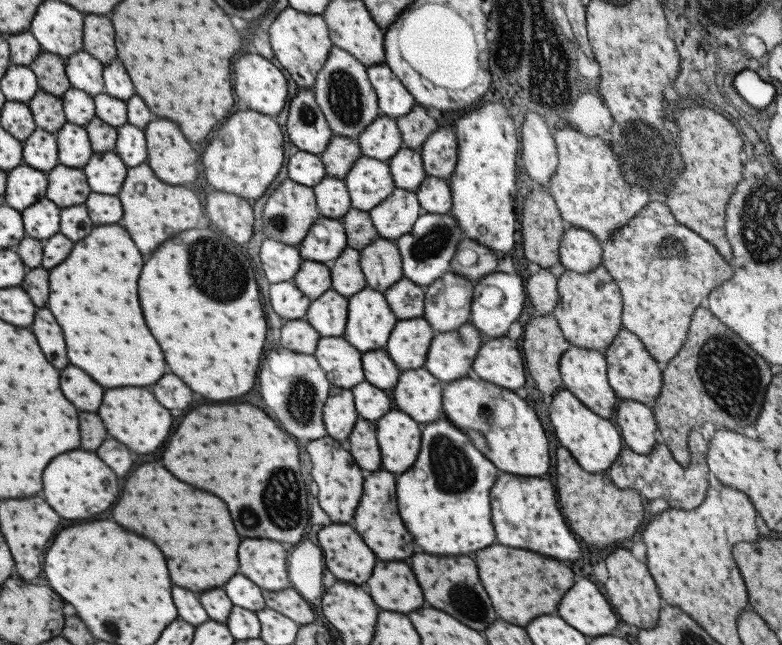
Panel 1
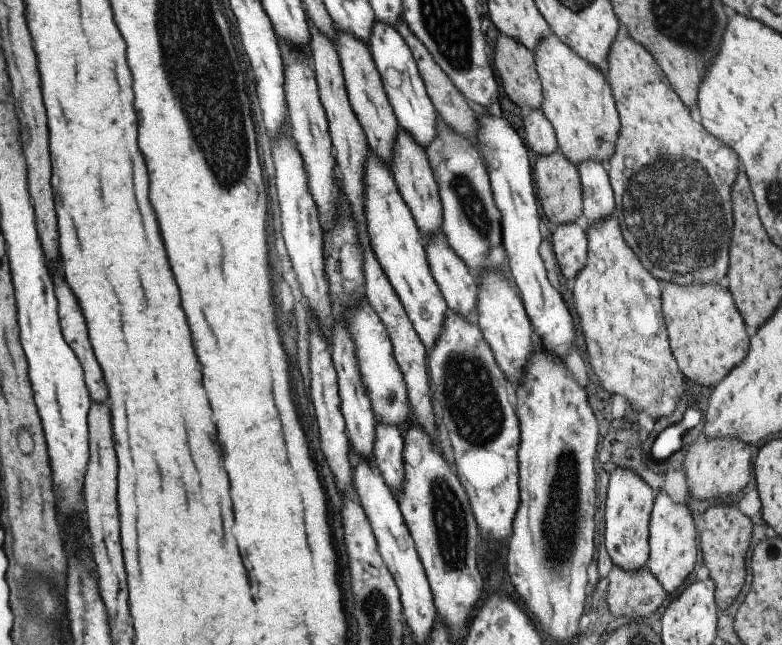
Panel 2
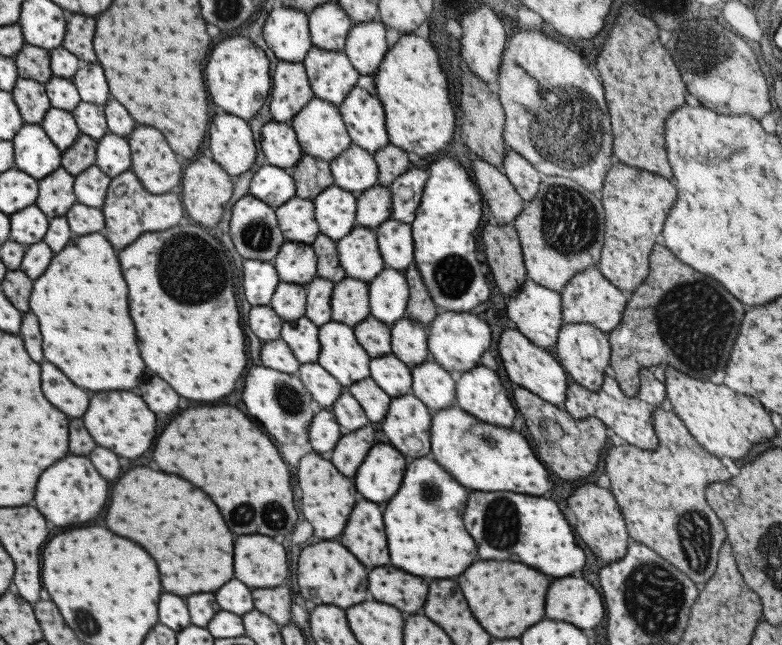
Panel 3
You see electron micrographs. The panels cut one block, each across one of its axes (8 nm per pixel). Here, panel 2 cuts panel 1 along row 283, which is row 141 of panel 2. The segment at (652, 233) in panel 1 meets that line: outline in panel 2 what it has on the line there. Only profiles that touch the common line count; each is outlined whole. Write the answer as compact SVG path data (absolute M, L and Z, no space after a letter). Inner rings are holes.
M625 34L623 38L613 39L613 44L609 48L609 56L605 58L607 62L607 74L605 75L609 88L611 89L614 105L618 114L619 134L615 142L615 152L605 163L609 184L614 198L613 216L619 224L621 236L629 250L637 256L639 264L655 278L679 286L689 286L689 284L719 284L722 276L725 276L729 264L729 242L733 230L733 210L731 204L731 186L735 182L735 172L737 172L737 158L729 146L725 146L718 138L713 138L707 134L701 123L693 121L689 110L683 106L683 102L677 98L665 75L661 72L659 65L655 62L652 54L649 54L643 46L639 46L631 36Z

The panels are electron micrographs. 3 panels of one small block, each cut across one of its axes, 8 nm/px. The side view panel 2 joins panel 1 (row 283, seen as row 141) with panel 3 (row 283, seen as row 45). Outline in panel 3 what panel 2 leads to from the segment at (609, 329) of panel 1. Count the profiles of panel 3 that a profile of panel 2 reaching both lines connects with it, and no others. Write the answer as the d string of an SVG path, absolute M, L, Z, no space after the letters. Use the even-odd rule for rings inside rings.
M542 177L537 187L537 193L523 209L519 211L513 220L520 250L522 252L523 264L527 278L533 282L561 293L563 285L571 278L571 275L585 269L585 267L597 266L601 245L603 245L603 205L601 205L599 194L588 192L581 186L564 177Z

